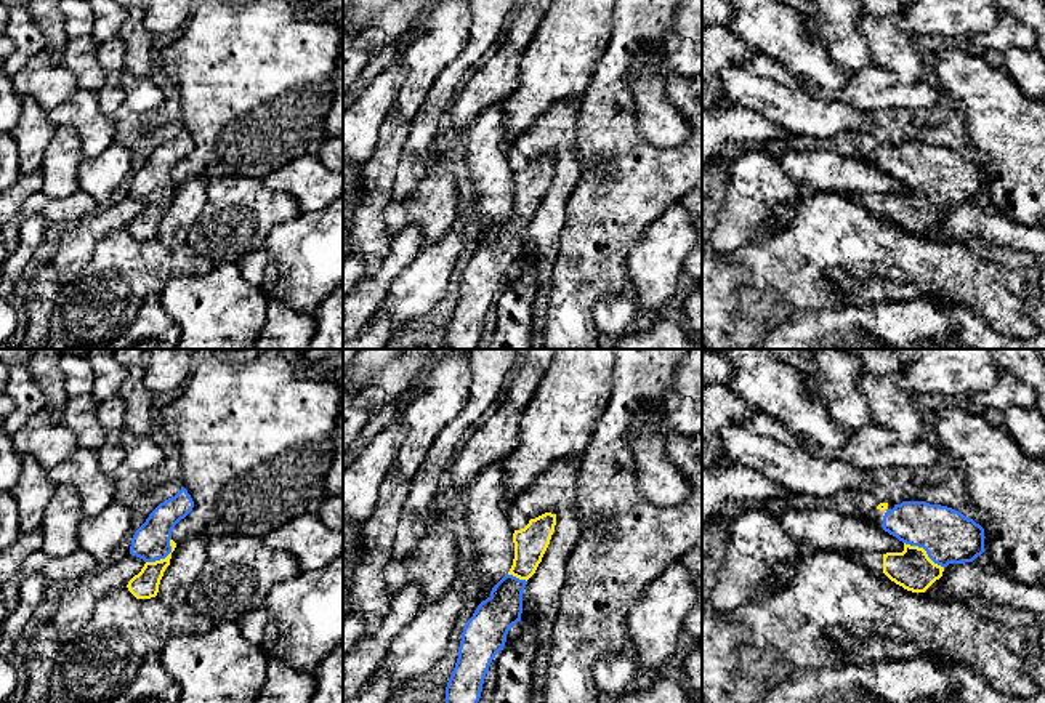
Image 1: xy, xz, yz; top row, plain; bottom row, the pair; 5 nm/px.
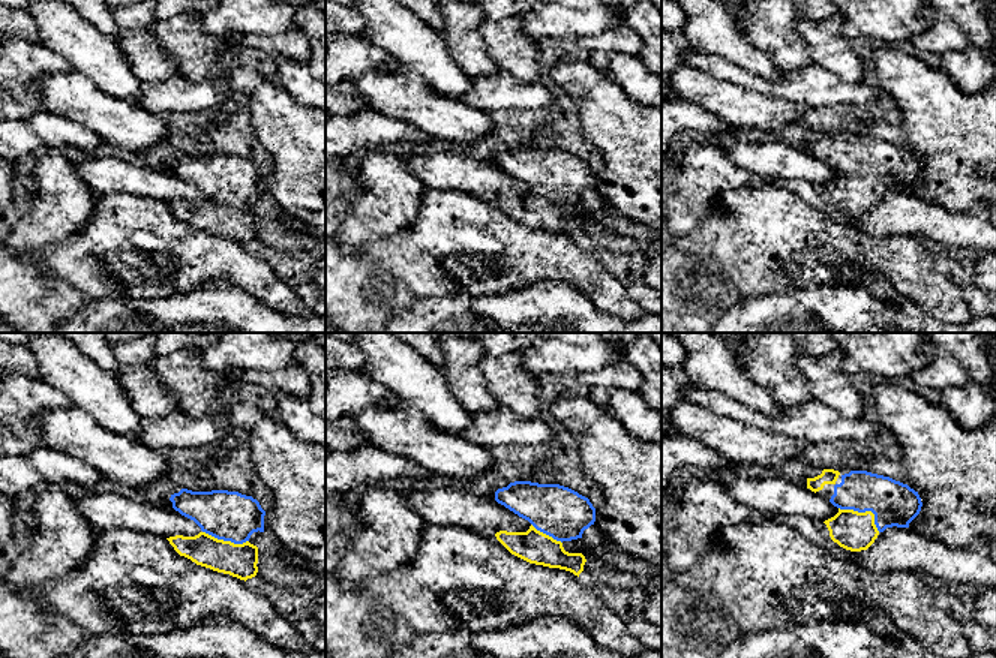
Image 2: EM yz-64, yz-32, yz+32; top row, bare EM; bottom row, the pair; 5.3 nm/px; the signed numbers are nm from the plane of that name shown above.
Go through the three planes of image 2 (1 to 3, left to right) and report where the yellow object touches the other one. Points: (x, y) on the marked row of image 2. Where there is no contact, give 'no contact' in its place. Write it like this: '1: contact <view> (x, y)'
1: contact yz-64 (225, 540)
2: contact yz-32 (546, 534)
3: contact yz+32 (864, 511)

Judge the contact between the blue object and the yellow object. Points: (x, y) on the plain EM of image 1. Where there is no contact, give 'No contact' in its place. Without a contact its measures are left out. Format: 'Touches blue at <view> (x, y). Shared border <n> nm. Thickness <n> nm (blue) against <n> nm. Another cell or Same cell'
Touches blue at yz (925, 191). Shared border 240 nm. Thickness 260 nm (blue) against 200 nm. Same cell

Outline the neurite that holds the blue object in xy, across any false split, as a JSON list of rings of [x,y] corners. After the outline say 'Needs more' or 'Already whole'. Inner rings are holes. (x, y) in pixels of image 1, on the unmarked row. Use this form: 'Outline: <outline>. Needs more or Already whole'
Outline: [[[181,128],[175,138],[160,144],[135,173],[130,195],[146,203],[141,213],[127,226],[136,240],[157,237],[160,221],[176,189],[176,184],[171,181],[171,171],[192,149],[194,143],[191,136]]]. Needs more

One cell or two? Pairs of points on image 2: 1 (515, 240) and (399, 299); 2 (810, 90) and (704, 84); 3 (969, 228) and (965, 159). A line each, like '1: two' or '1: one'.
1: two
2: two
3: two

